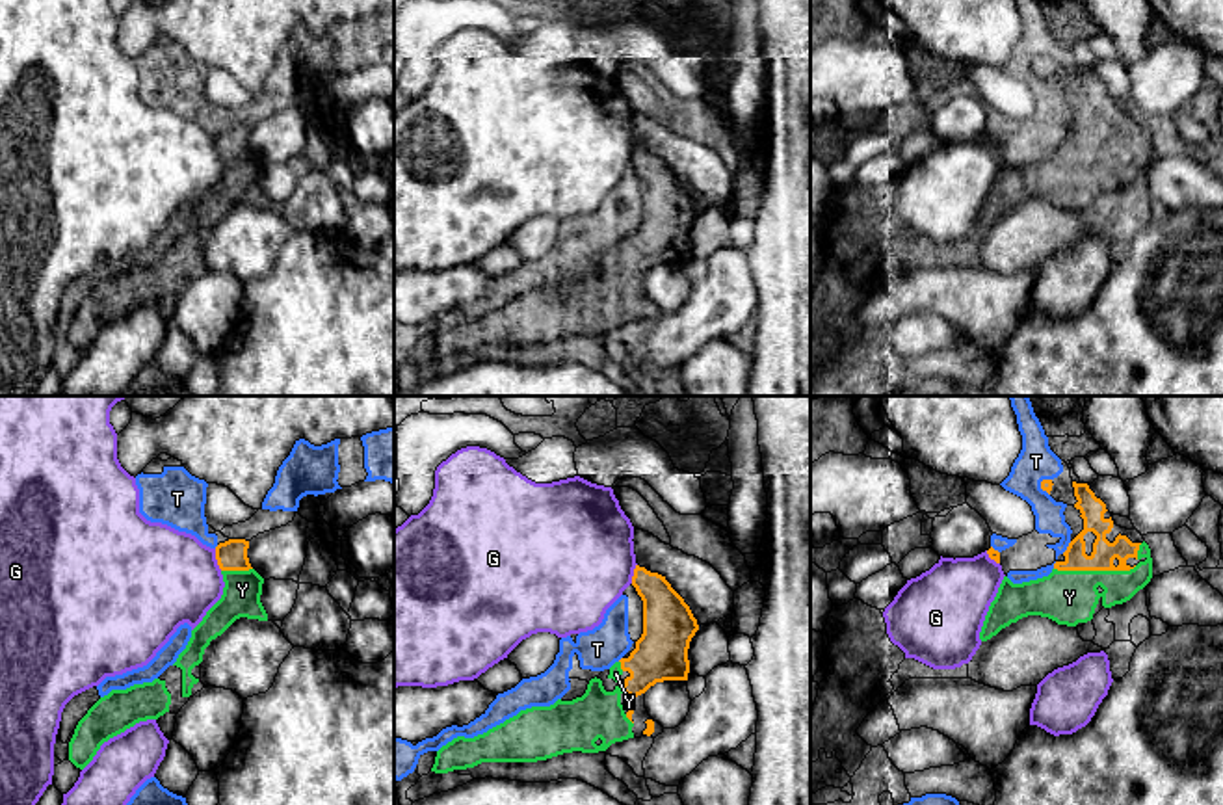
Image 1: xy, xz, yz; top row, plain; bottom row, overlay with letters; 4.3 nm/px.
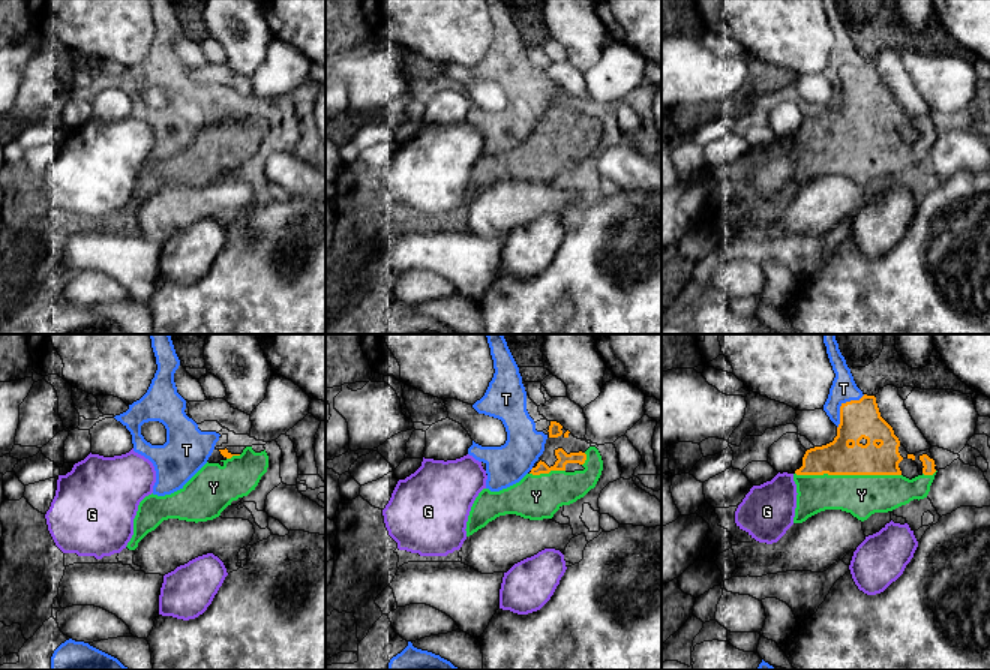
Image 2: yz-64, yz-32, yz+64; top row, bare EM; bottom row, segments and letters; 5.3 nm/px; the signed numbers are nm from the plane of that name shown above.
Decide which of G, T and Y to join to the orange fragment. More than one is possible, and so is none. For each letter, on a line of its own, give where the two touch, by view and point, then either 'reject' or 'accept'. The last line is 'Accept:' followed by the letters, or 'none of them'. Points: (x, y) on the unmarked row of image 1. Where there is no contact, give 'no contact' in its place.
G: contact xy (216, 142); reject
T: contact yz (1067, 131); reject
Y: contact yz (1095, 153); accept
Accept: Y

